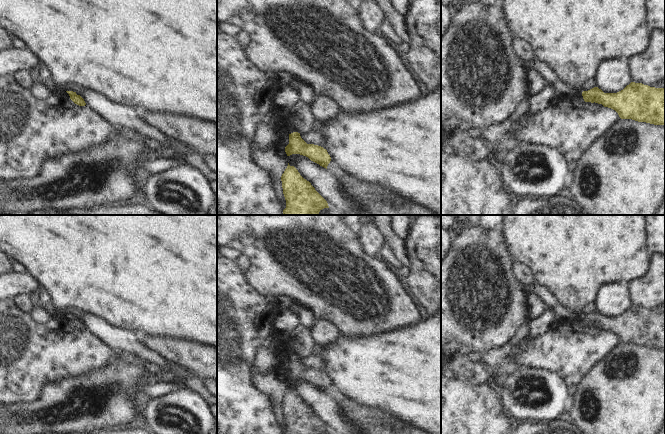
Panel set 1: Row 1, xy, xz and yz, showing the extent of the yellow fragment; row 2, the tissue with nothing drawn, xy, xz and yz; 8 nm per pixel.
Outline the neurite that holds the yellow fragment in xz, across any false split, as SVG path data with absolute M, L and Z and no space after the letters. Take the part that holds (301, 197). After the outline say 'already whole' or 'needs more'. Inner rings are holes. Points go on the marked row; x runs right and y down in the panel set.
M288 163L281 176L283 194L286 200L286 208L283 215L319 215L324 208L329 208L327 201L315 190L309 181L304 179L294 166Z; already whole

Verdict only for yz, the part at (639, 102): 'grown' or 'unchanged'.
unchanged

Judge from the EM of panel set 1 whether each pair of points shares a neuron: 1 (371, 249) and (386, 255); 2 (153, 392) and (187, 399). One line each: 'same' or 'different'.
1: different
2: different

